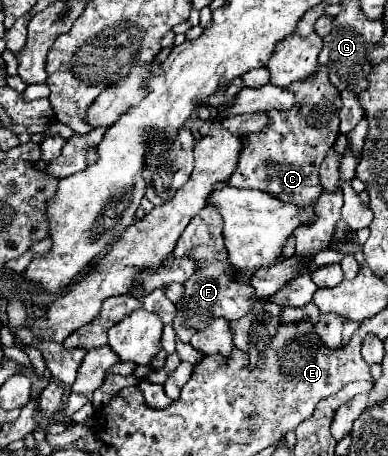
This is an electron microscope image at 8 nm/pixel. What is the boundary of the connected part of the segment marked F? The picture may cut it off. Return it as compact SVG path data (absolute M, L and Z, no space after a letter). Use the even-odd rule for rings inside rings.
M207 205L185 227L185 231L179 237L177 247L173 251L175 261L189 255L189 259L193 259L197 263L195 273L185 281L185 293L177 301L177 315L175 315L175 321L173 321L173 329L177 333L177 339L181 339L183 343L189 343L191 337L197 331L209 327L209 323L213 319L217 319L217 317L225 317L229 321L241 319L241 315L245 315L249 311L249 307L253 305L251 285L229 277L231 265L227 263L225 257L223 259L219 257L219 255L223 255L221 251L225 251L223 237L221 237L221 215L217 211L213 211L213 207ZM229 307L231 307L231 313L227 313Z

